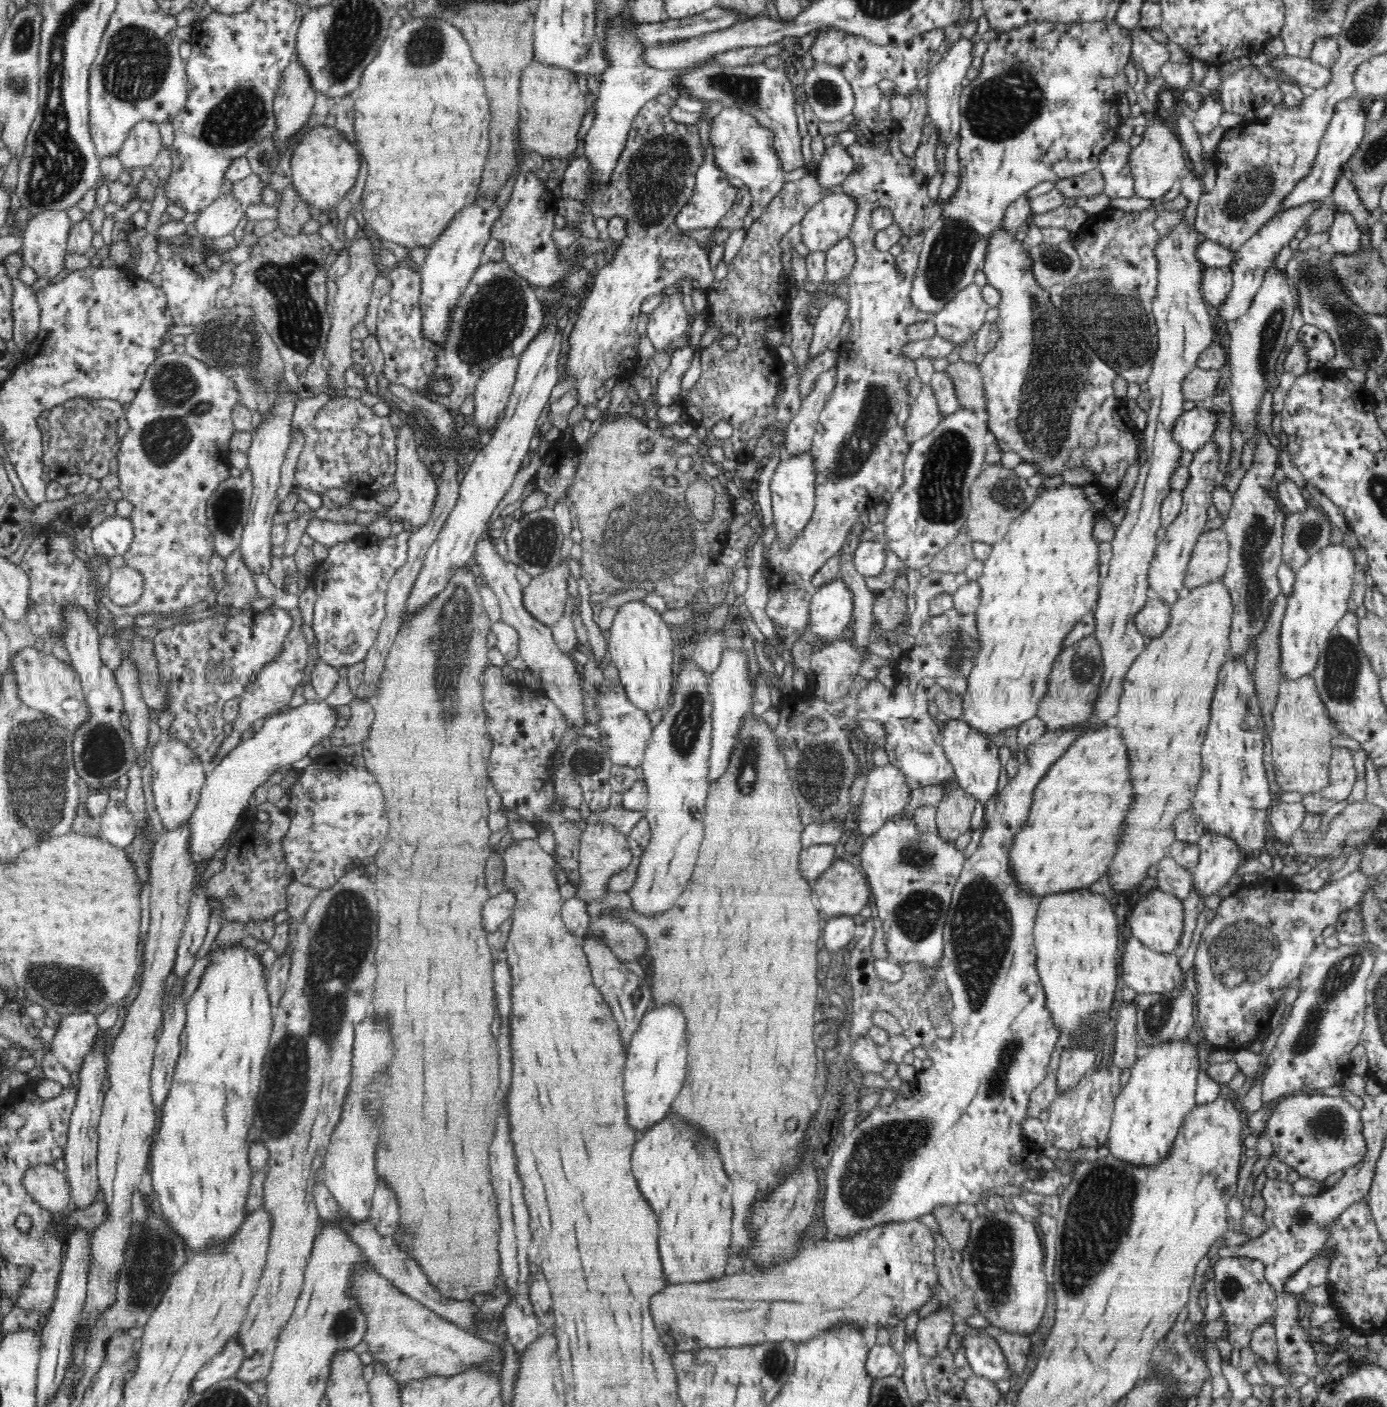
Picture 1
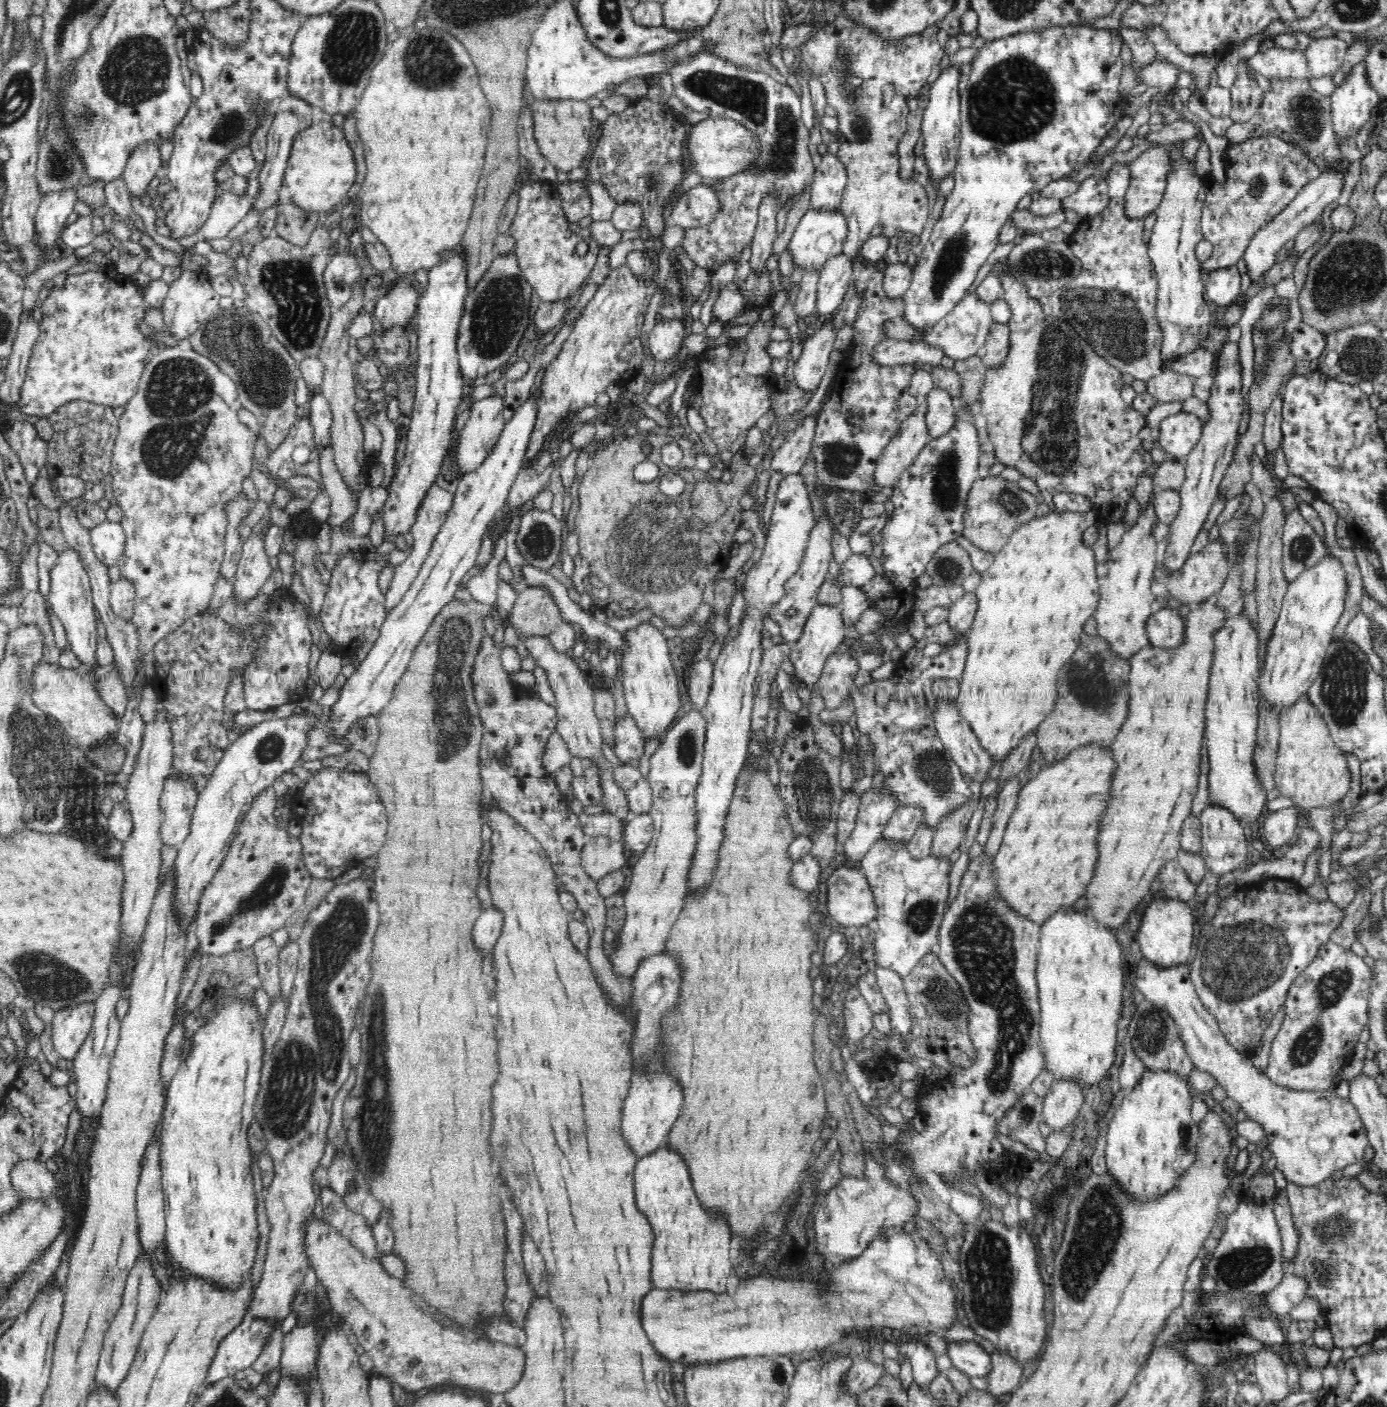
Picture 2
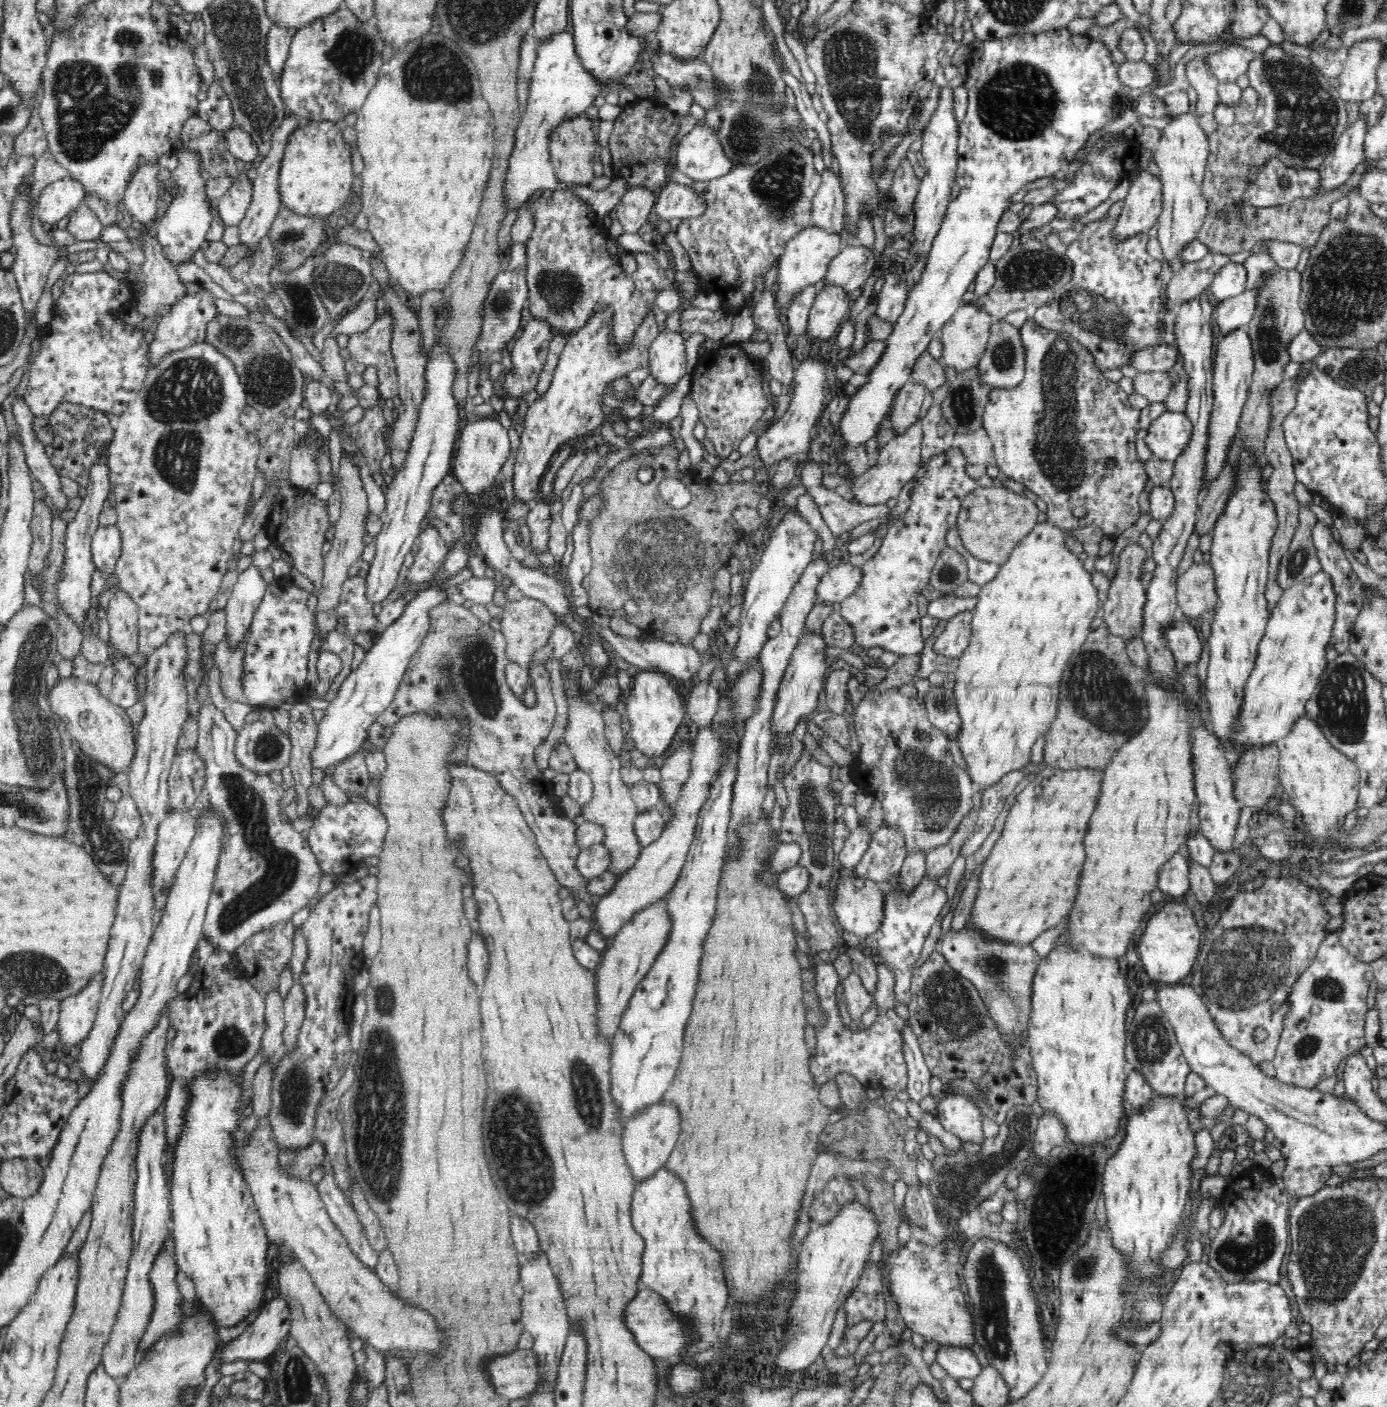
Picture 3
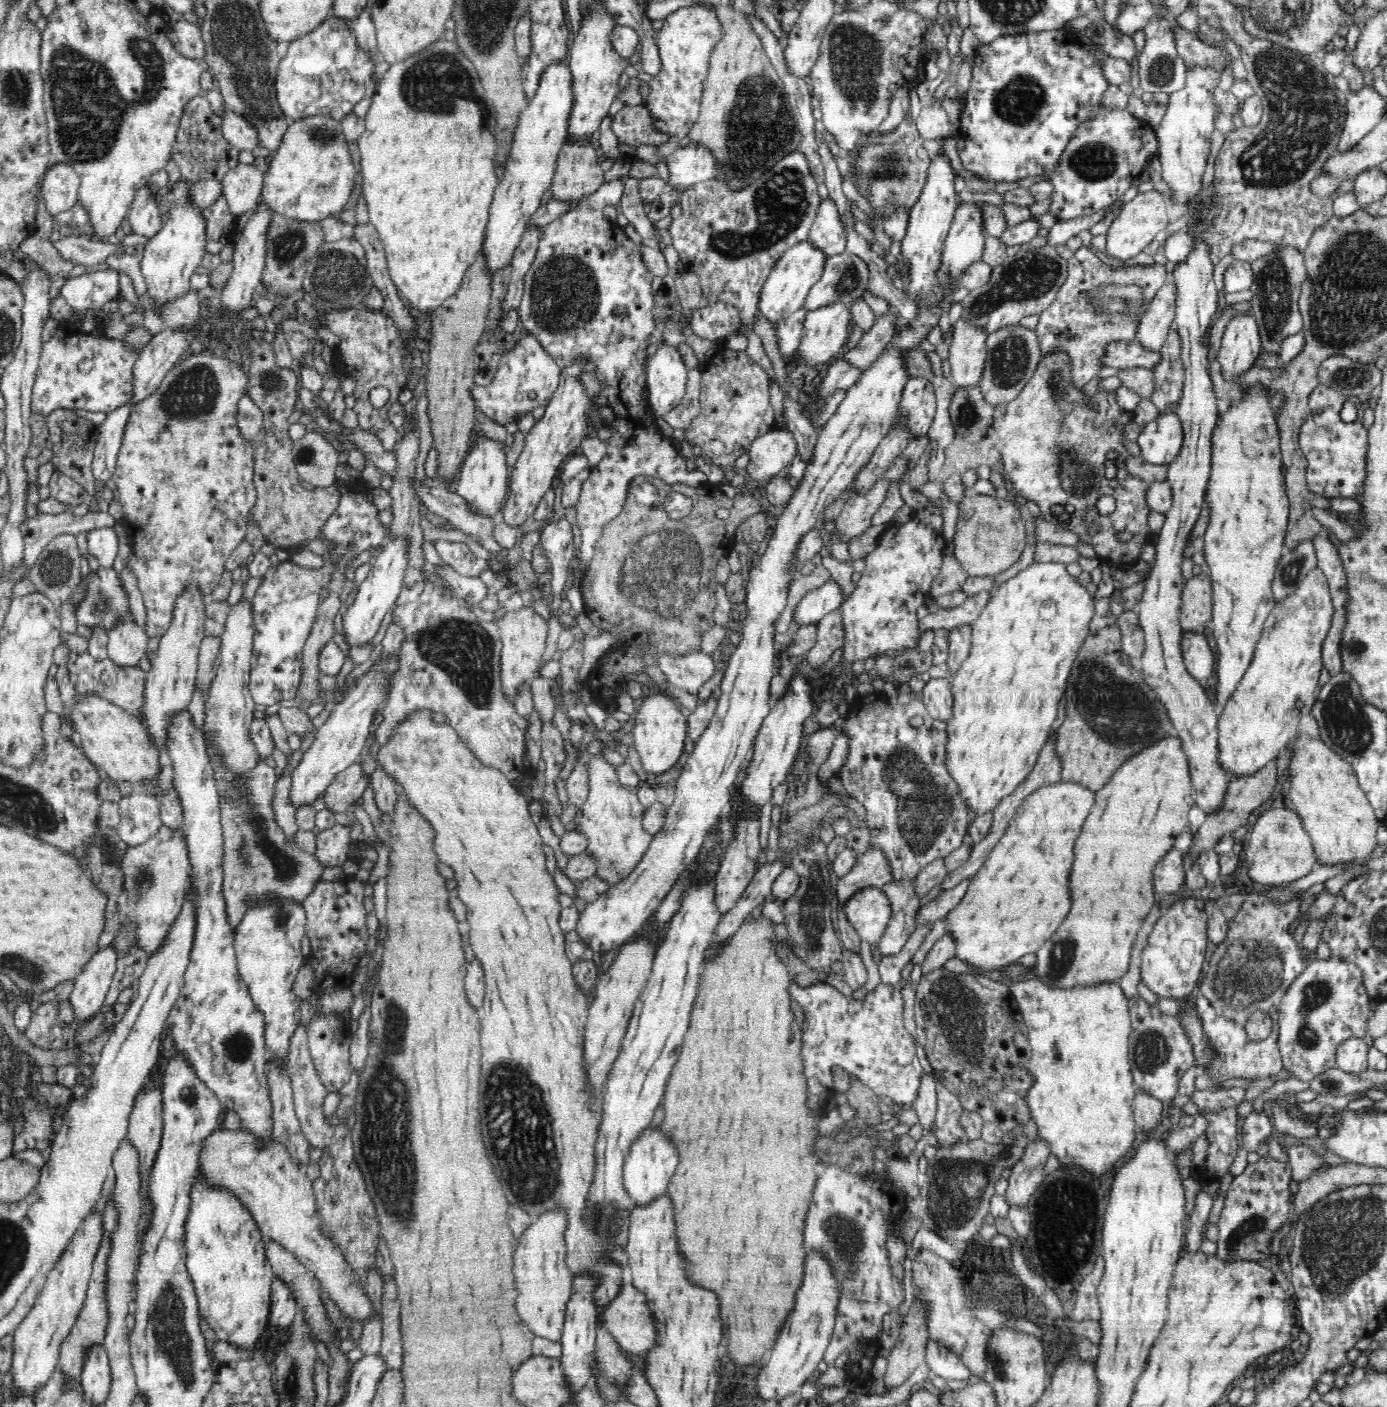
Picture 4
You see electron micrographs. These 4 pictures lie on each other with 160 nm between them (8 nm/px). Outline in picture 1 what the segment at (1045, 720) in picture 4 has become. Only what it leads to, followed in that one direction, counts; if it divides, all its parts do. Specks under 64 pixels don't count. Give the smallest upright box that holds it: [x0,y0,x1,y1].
[962,483,1099,740]

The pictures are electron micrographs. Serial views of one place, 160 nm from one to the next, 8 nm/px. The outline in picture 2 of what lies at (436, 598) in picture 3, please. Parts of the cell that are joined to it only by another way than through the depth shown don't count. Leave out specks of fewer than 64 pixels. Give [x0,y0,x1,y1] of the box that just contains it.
[329,391,538,740]

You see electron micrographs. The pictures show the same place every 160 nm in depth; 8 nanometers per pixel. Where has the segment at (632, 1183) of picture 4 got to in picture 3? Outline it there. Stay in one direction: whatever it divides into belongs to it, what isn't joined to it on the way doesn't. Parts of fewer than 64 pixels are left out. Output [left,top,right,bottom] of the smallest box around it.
[621,1100,680,1184]

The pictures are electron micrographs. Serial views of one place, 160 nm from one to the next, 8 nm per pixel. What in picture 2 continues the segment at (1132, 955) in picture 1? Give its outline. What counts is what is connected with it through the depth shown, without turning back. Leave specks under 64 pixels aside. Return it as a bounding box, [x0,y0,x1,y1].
[1135,958,1369,1187]

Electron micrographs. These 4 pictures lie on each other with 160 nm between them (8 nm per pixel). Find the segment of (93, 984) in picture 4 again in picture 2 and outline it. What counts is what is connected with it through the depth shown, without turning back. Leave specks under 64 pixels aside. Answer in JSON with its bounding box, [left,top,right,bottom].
[51,1002,94,1061]

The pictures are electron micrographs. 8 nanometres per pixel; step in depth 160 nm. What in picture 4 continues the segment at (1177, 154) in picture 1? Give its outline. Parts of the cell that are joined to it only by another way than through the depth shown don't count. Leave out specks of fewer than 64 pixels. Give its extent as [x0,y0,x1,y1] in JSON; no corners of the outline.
[1106,189,1170,261]

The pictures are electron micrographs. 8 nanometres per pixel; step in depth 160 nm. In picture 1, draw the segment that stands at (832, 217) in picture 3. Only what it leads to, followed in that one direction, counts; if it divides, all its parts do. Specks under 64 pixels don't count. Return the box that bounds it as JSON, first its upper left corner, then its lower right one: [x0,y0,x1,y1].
[814,144,855,189]

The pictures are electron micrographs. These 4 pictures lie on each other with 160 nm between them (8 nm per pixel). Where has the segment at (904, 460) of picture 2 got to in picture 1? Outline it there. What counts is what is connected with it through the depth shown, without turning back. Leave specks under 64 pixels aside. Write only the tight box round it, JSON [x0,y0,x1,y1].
[905,383,942,444]

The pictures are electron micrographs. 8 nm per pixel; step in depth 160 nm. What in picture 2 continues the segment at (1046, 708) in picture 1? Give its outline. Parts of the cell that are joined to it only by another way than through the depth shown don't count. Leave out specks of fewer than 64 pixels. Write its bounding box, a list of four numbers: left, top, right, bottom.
[1036,633,1130,763]

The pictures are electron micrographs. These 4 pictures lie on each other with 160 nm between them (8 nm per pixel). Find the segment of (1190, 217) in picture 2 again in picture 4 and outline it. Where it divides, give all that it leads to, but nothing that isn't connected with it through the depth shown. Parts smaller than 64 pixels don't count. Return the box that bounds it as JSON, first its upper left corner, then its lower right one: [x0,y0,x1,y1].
[1155,65,1221,206]

